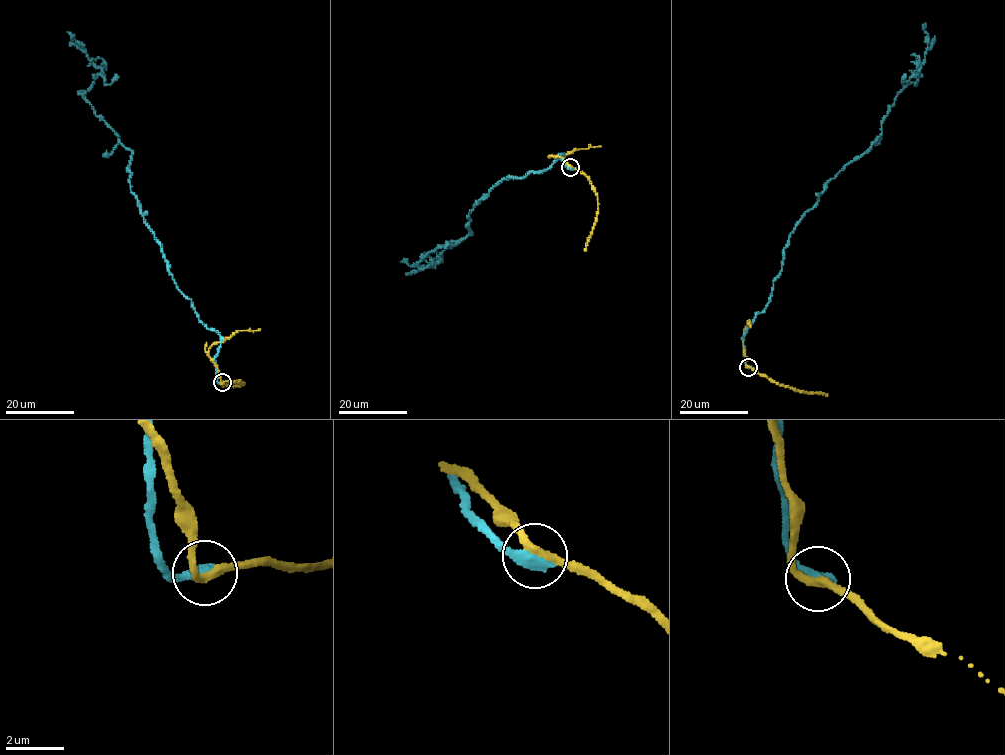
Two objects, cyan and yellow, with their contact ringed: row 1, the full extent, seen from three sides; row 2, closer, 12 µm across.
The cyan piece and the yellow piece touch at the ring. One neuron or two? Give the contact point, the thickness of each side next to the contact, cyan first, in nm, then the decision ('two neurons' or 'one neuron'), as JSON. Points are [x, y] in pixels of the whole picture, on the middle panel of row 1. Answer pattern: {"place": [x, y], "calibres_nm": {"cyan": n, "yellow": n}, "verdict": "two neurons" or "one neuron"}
{"place": [570, 167], "calibres_nm": {"cyan": 500, "yellow": 260}, "verdict": "two neurons"}

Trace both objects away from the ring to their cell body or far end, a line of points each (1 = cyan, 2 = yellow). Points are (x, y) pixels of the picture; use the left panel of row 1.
1: (222, 382), (220, 336), (177, 287), (145, 222), (131, 192), (132, 151), (78, 93), (101, 68), (67, 32)
2: (222, 382), (208, 351), (213, 344), (222, 342), (240, 330), (260, 329)

